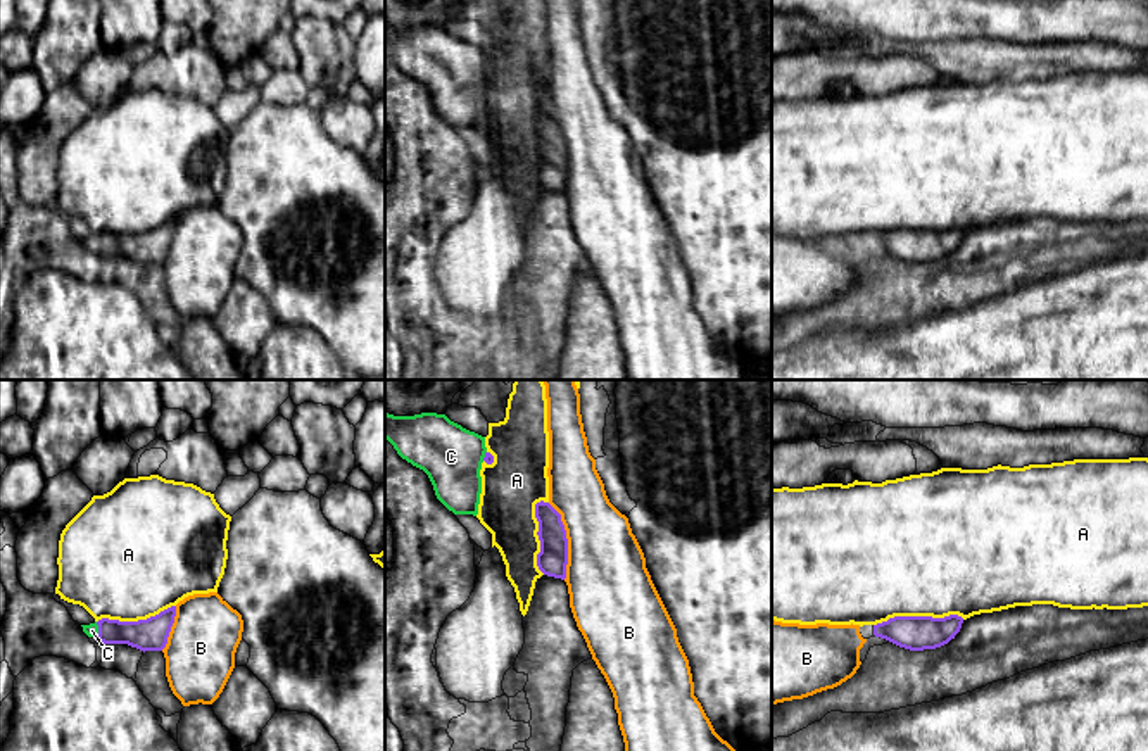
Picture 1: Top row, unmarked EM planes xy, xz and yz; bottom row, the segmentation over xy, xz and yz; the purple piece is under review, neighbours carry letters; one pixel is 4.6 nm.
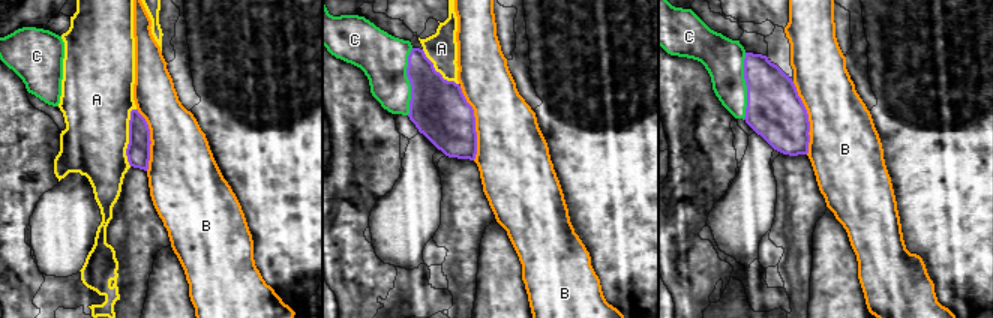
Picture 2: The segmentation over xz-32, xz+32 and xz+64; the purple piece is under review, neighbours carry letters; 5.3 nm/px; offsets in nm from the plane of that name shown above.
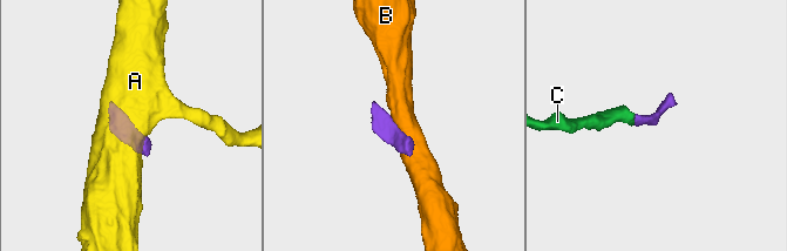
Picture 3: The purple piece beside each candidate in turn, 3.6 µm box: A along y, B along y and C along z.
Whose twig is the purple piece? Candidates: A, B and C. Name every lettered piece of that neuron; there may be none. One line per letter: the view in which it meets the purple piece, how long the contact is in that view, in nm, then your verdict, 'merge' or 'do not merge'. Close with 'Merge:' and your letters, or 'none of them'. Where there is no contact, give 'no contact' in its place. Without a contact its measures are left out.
A: contact in yz; length 420 nm; do not merge
B: contact in xz; length 360 nm; do not merge
C: contact in xy; length 80 nm; merge
Merge: C

